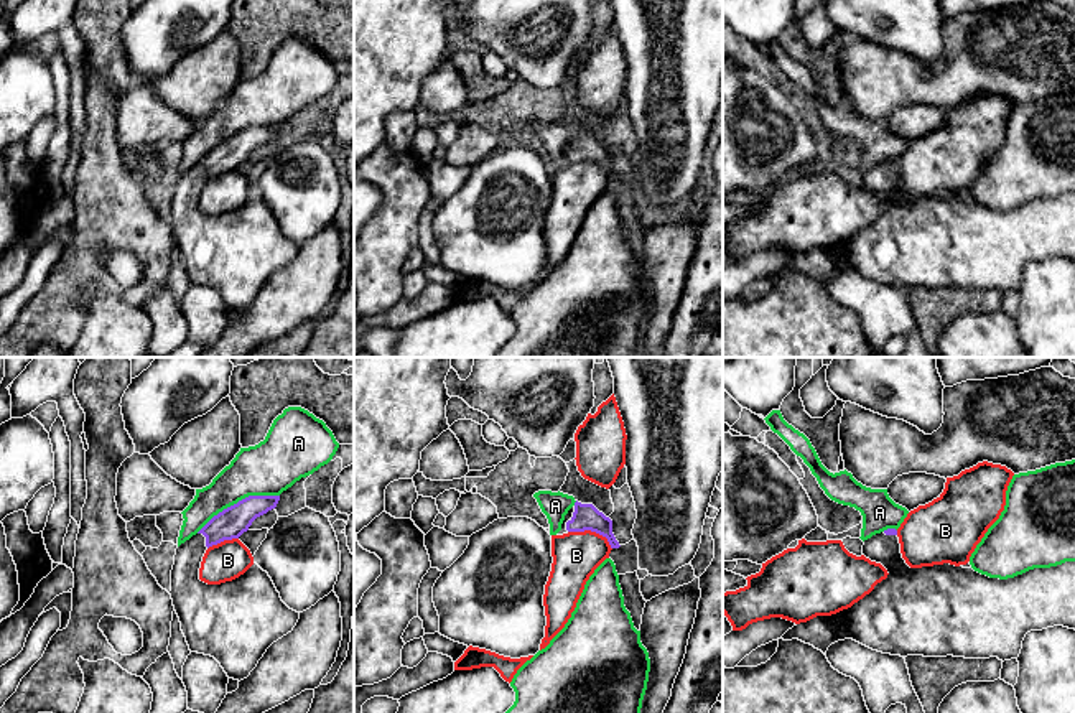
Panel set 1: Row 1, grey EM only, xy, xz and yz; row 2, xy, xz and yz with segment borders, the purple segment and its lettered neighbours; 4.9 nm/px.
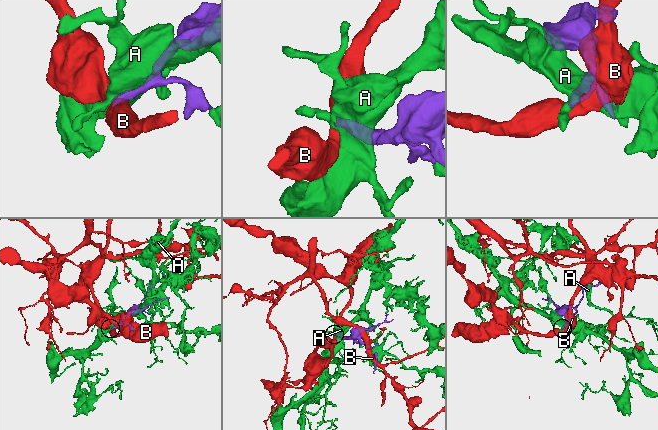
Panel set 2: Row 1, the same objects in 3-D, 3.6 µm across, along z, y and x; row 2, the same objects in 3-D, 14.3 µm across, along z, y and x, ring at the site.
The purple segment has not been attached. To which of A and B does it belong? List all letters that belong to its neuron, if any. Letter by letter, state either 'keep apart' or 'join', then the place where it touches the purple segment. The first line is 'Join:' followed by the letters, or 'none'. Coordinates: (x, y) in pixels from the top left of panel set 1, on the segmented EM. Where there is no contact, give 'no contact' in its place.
Join: none
A: keep apart; meets purple in xy at (239, 501)
B: keep apart; meets purple in xz at (593, 531)

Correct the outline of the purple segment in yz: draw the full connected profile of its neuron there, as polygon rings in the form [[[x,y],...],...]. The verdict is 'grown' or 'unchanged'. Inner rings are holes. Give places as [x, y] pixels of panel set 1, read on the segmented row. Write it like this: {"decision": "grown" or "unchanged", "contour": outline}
{"decision": "grown", "contour": [[[896,529],[864,540],[863,555],[881,563],[887,578],[851,608],[817,616],[789,629],[780,639],[798,639],[826,654],[838,641],[853,639],[891,655],[1017,659],[1031,631],[1054,626],[1075,629],[1075,562],[1034,568],[1014,578],[989,578],[950,563],[910,568],[900,553]]]}

